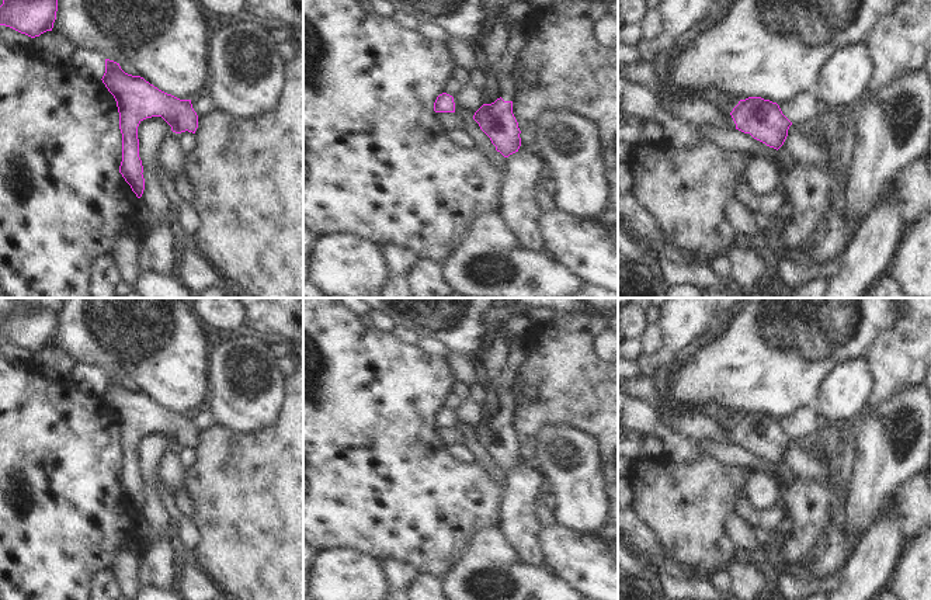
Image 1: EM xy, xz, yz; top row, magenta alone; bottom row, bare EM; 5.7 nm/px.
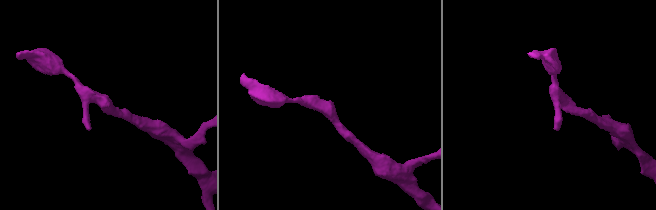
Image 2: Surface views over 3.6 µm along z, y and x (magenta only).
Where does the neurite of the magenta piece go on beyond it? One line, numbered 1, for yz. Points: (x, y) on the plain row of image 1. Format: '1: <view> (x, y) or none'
1: yz (692, 422)

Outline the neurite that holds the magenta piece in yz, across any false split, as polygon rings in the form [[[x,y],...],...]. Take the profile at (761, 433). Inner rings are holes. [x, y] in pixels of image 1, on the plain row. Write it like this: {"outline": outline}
{"outline": [[[653,377],[630,378],[619,381],[619,385],[626,393],[652,403],[660,420],[673,431],[696,440],[736,443],[777,465],[784,459],[792,440],[777,417],[761,412],[740,415],[732,427],[726,427],[701,407],[678,410],[670,403],[666,389],[660,389]]]}

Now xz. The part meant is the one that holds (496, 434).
{"outline": [[[515,337],[510,341],[507,363],[497,381],[497,395],[501,412],[491,419],[483,419],[473,430],[480,444],[490,452],[496,465],[504,472],[518,467],[521,461],[518,437],[513,429],[513,412],[515,398],[511,393],[511,385],[515,374],[525,357],[525,348]]]}

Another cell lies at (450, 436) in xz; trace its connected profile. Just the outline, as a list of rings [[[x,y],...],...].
[[[435,427],[435,434],[448,447],[462,444],[462,434],[455,427]]]

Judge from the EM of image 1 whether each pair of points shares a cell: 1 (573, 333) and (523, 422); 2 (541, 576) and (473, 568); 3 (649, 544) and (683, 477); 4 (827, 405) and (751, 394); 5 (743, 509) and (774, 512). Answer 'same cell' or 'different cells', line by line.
1: same cell
2: same cell
3: different cells
4: different cells
5: same cell

